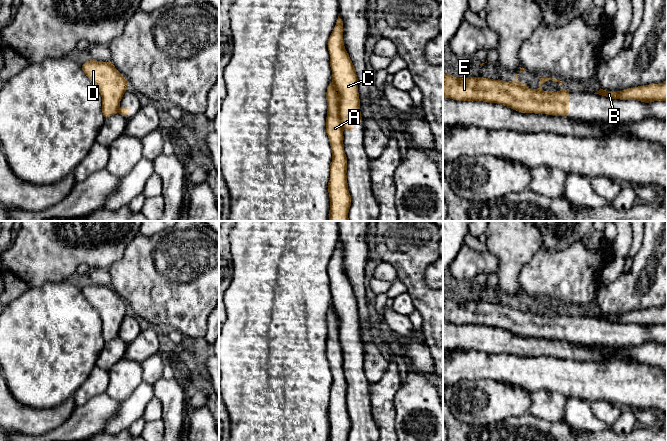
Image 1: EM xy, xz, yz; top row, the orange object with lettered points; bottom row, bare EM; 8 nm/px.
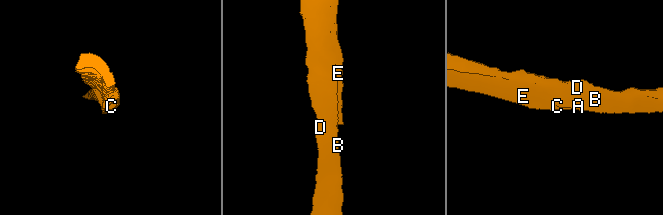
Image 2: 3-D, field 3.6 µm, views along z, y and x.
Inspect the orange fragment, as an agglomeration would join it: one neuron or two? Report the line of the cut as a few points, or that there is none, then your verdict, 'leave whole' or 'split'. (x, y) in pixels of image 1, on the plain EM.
no cut | leave whole

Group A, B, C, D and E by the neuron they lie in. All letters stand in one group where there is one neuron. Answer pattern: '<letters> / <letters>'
A B C D E

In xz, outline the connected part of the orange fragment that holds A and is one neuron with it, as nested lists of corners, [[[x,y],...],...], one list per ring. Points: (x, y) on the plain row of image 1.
[[[338,240],[328,263],[332,306],[326,316],[326,357],[332,373],[328,417],[329,441],[348,441],[351,420],[347,407],[347,381],[343,355],[352,356],[354,346],[362,346],[358,302],[354,289],[343,268],[343,245]]]

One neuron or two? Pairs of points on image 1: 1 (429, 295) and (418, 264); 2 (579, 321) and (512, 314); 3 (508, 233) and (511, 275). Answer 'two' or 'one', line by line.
1: one
2: one
3: one

